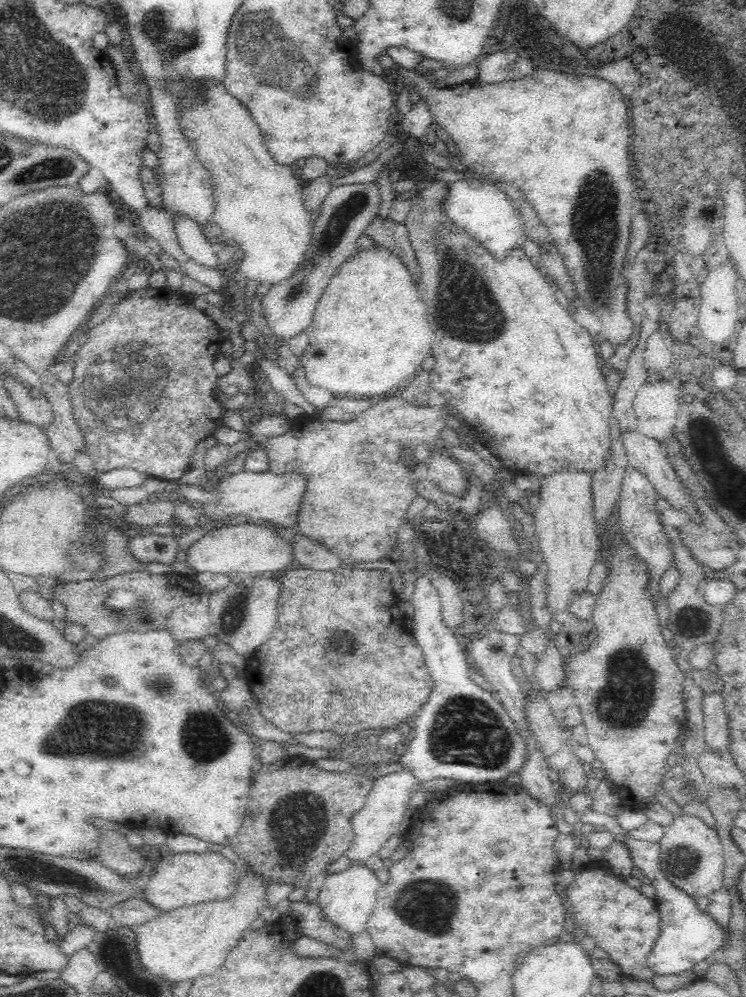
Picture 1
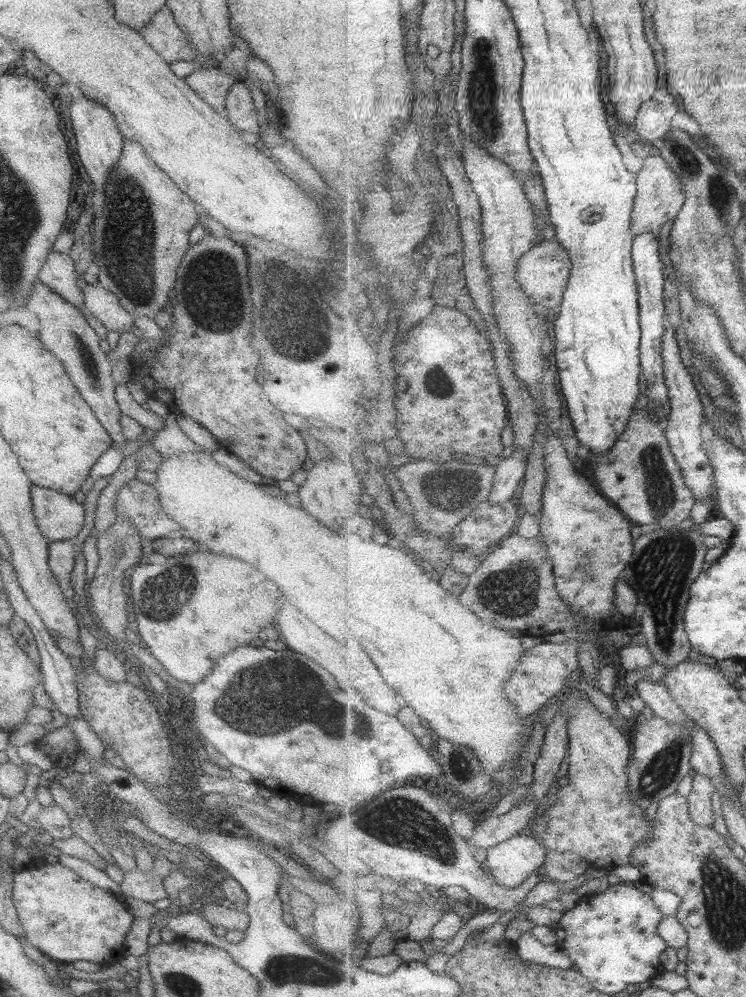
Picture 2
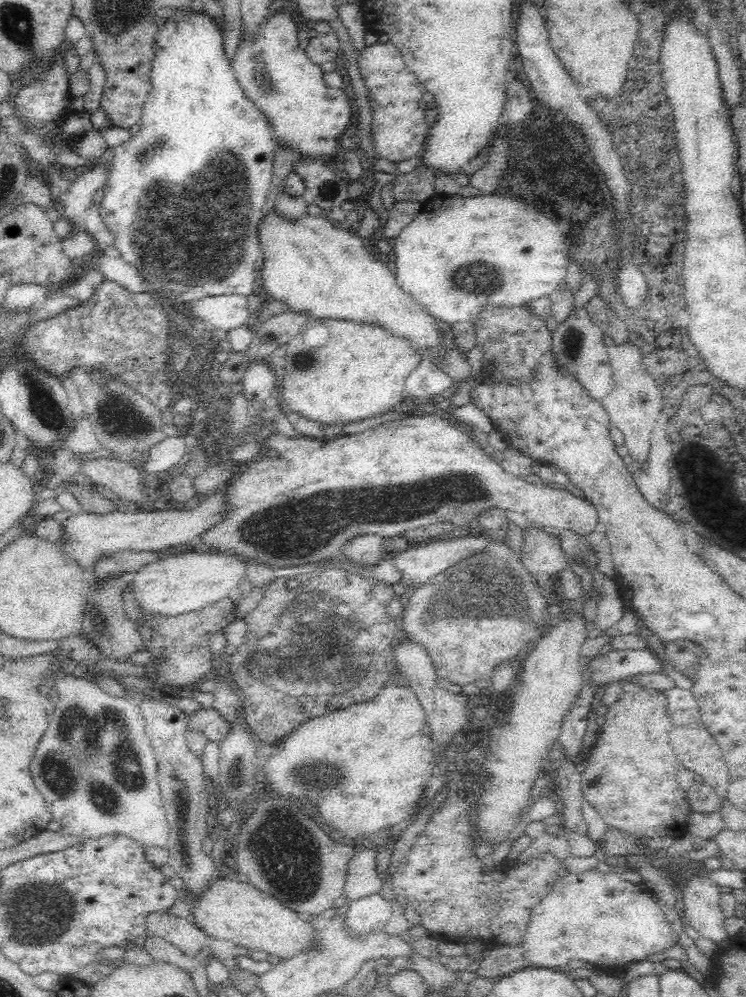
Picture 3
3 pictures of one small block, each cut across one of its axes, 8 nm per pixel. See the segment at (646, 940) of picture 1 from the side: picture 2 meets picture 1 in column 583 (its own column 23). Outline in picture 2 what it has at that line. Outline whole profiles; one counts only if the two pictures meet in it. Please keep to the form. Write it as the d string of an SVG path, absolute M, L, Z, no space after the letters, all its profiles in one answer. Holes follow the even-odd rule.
M50 859L41 863L31 863L13 874L11 890L11 900L22 927L20 933L35 950L39 950L51 960L55 958L54 961L61 967L73 961L89 961L106 966L119 962L125 954L125 935L129 932L134 918L127 911L122 898L93 886L66 866Z

